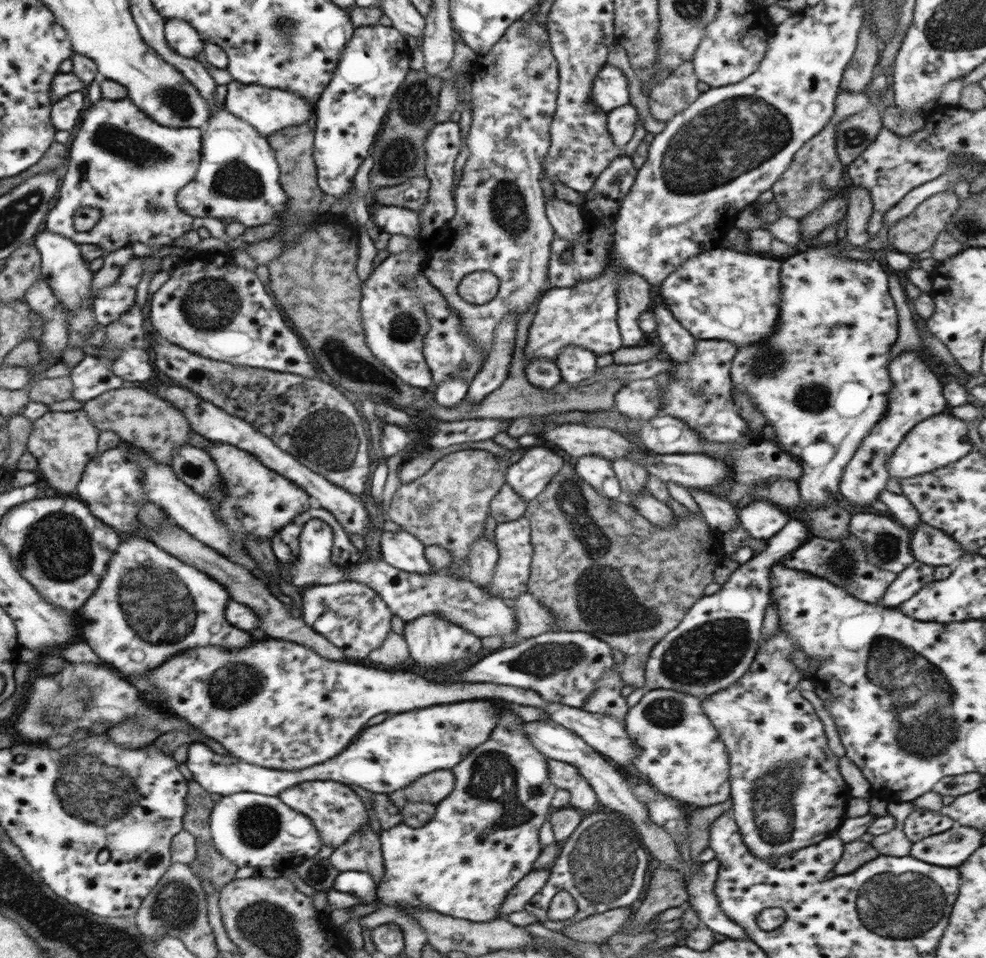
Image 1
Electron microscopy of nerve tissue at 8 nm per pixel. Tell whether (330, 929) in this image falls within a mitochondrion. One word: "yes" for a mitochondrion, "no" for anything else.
no

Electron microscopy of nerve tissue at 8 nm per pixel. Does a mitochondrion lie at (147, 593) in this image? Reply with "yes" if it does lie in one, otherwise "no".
yes

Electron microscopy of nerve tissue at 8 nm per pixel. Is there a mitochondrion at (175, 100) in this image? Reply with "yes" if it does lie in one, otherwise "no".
yes

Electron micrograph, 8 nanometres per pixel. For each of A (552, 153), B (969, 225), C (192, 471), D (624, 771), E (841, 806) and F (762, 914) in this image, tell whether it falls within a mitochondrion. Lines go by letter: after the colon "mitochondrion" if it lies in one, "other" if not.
A: other
B: mitochondrion
C: other
D: other
E: other
F: other

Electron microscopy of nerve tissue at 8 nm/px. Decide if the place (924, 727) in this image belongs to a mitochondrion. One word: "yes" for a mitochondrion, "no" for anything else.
yes

